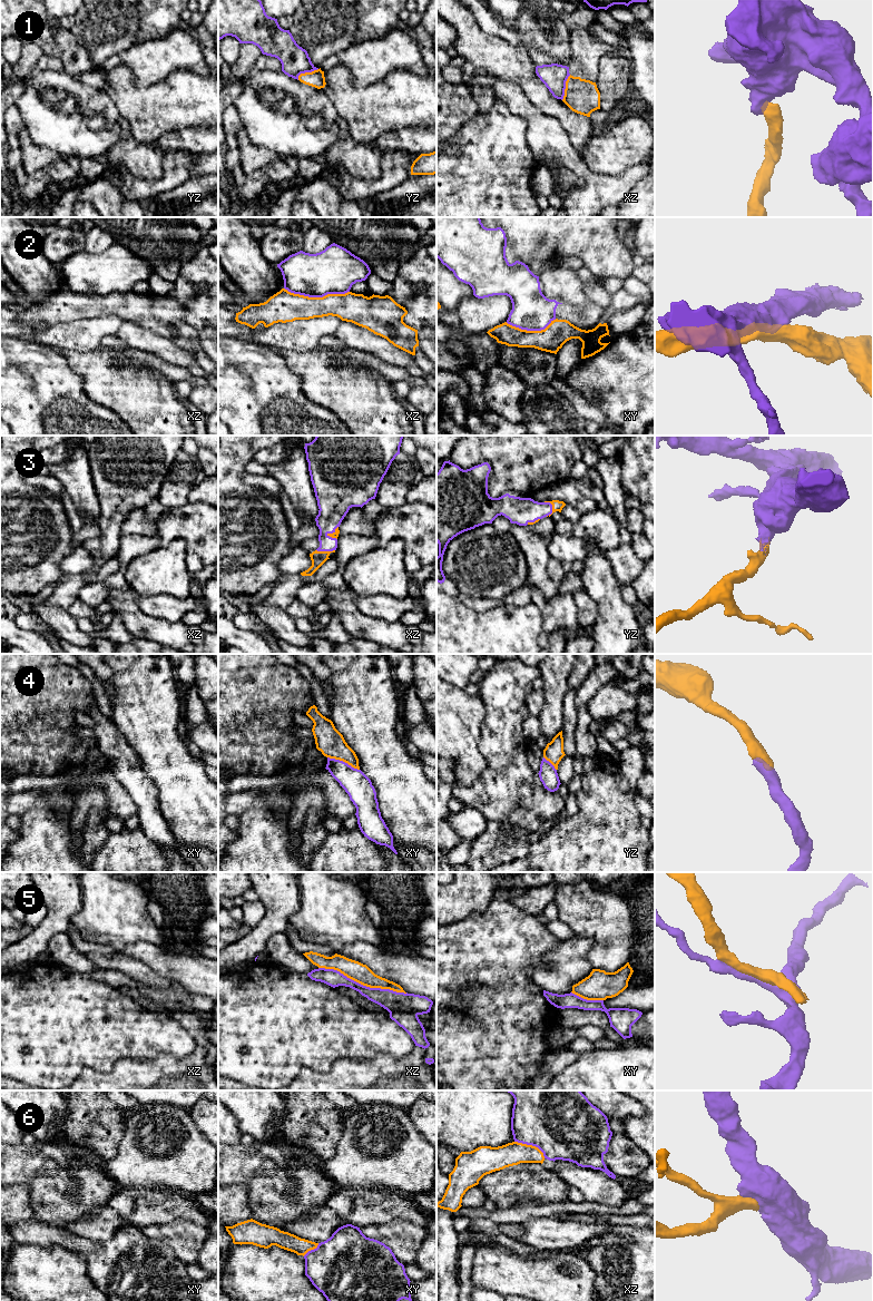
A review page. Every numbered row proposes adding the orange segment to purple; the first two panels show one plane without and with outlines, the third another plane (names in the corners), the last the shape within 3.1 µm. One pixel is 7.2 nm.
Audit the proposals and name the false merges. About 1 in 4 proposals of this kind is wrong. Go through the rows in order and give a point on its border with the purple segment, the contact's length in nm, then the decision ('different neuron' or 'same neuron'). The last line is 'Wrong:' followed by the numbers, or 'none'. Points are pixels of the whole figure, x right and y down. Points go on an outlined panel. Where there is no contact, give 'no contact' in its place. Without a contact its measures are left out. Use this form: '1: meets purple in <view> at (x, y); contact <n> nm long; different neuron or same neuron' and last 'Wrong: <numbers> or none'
1: meets purple in xz at (565, 87); contact 200 nm long; different neuron
2: meets purple in xz at (316, 296); contact 480 nm long; different neuron
3: meets purple in yz at (551, 510); contact 110 nm long; same neuron
4: meets purple in xy at (342, 761); contact 260 nm long; same neuron
5: meets purple in xz at (362, 985); contact 650 nm long; different neuron
6: meets purple in xz at (531, 1144); contact 260 nm long; same neuron
Wrong: 1, 2, 5

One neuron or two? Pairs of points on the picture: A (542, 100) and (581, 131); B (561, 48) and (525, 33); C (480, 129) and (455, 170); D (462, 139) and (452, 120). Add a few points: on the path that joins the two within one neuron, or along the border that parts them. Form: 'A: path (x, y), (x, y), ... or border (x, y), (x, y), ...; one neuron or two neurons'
A: path (552, 107), (560, 110), (571, 121); one neuron
B: path (552, 39), (543, 33), (533, 33); one neuron
C: path (480, 139), (480, 146), (466, 160); one neuron
D: border (478, 114), (448, 139); two neurons

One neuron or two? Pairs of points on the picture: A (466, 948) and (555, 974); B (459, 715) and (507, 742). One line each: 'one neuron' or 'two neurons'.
A: two neurons
B: two neurons

